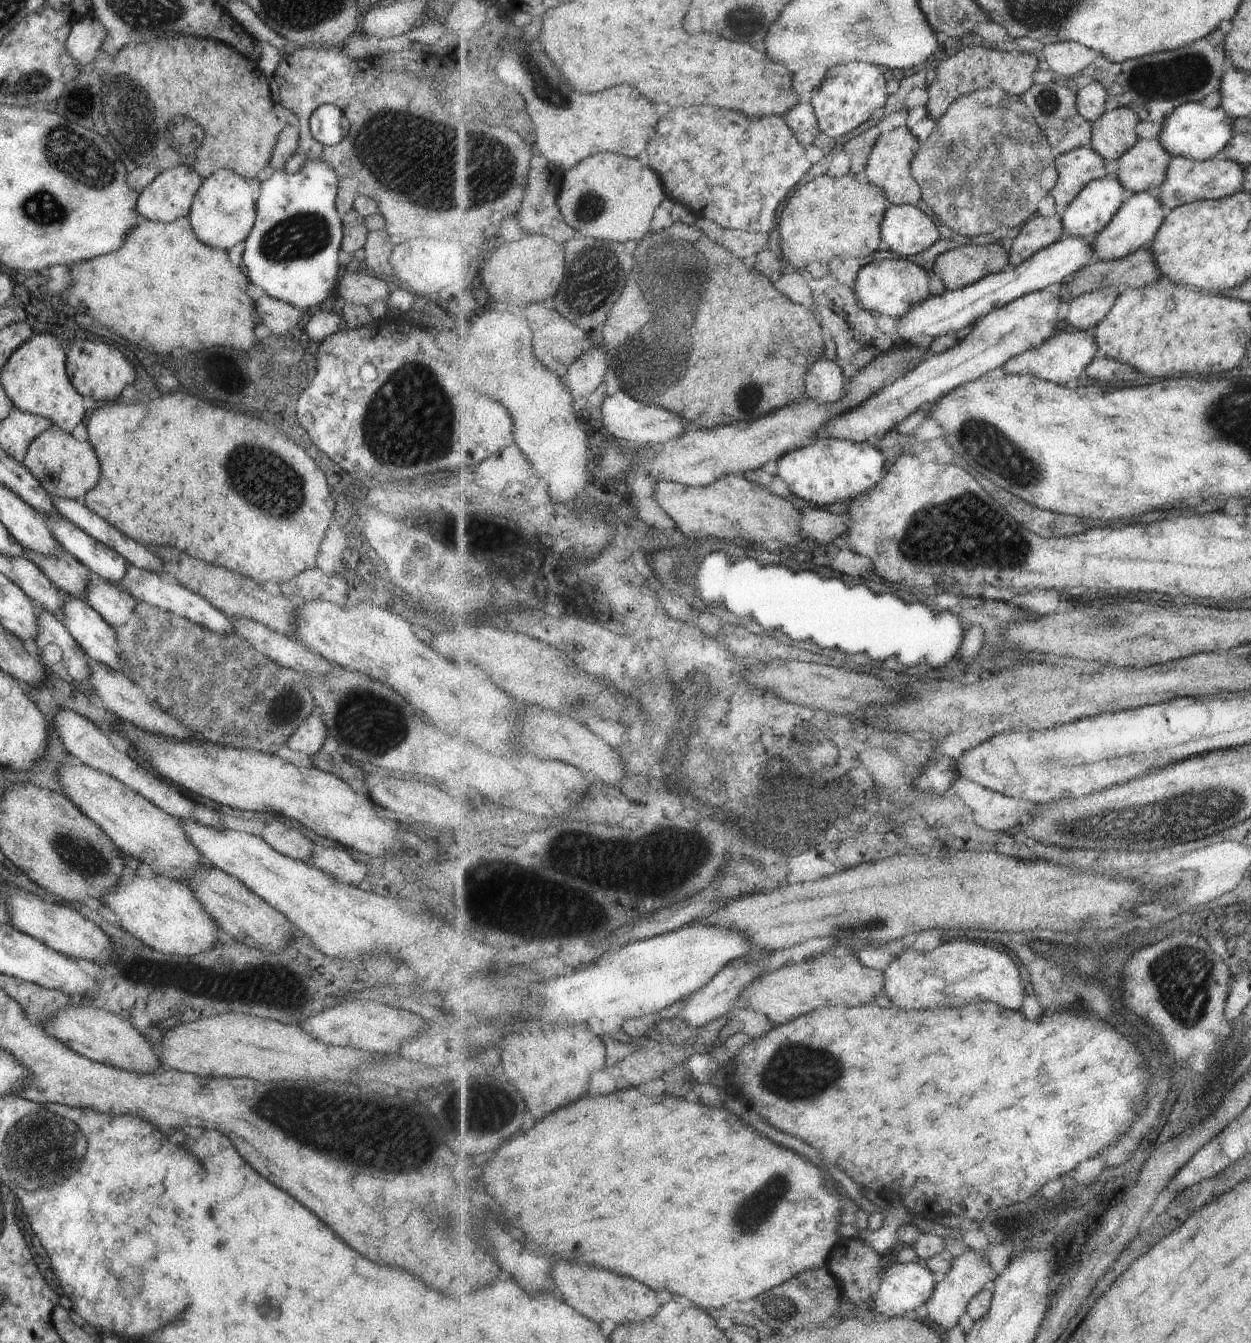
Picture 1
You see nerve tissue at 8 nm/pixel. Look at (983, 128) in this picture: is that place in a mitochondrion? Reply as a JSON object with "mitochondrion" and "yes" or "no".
{"mitochondrion":"yes"}

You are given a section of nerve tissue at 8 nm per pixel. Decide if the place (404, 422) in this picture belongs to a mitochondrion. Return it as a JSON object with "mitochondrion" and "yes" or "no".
{"mitochondrion":"yes"}

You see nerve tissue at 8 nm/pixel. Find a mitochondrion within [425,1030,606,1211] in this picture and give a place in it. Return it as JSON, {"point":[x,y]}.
{"point":[479,1107]}

